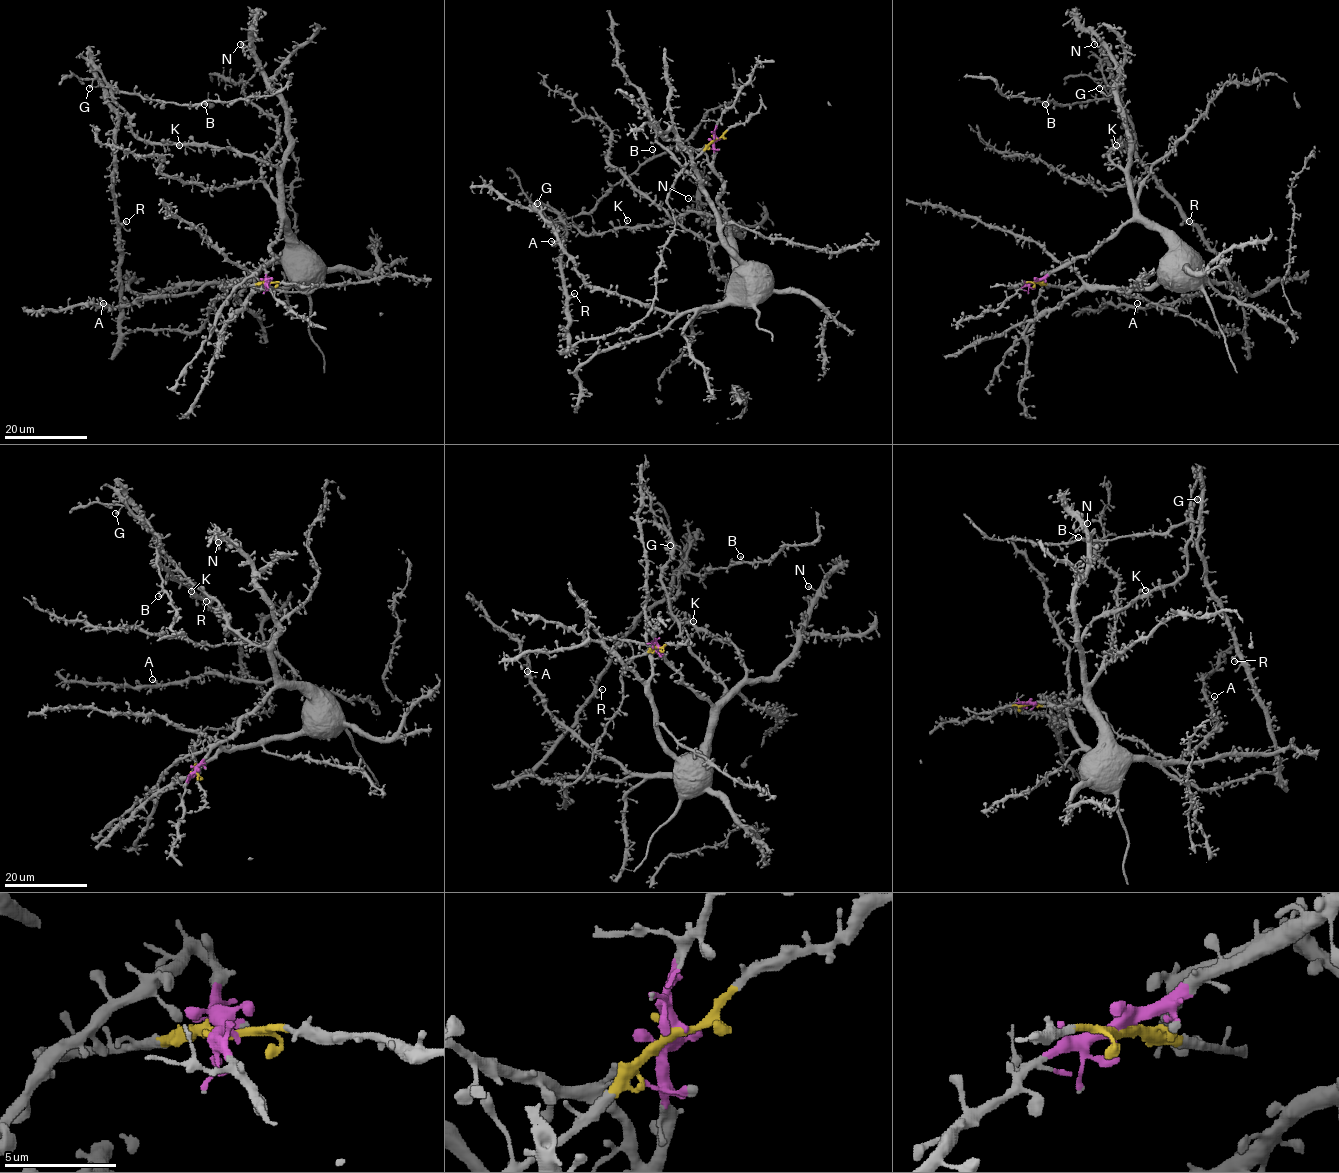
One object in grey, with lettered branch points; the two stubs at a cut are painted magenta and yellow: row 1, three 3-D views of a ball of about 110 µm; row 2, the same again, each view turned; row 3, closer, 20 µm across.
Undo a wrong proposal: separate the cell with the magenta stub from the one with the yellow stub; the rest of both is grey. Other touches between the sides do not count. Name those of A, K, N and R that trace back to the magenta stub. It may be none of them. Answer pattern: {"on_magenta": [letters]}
{"on_magenta": ["A", "K", "N"]}

